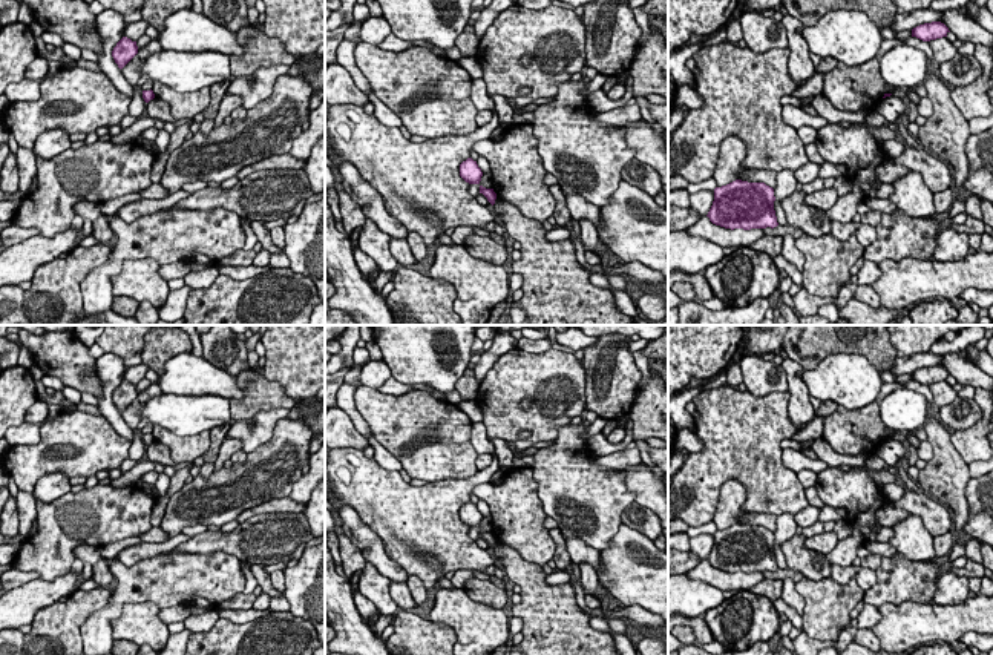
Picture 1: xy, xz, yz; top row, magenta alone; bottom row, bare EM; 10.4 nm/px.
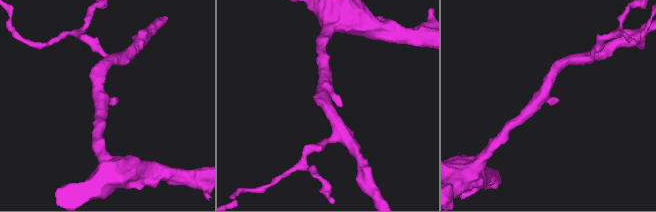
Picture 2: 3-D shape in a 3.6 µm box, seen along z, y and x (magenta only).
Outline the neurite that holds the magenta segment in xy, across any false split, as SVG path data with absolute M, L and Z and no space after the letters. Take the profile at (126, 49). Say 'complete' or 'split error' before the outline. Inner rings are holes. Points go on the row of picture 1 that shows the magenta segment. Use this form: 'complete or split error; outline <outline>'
complete; outline M123 37L112 51L112 57L120 69L123 69L138 54L136 41Z

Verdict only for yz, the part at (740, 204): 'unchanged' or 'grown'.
unchanged

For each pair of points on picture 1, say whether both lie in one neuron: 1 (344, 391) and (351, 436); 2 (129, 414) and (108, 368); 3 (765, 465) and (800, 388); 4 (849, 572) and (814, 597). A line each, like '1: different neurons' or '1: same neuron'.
1: different neurons
2: different neurons
3: different neurons
4: different neurons

